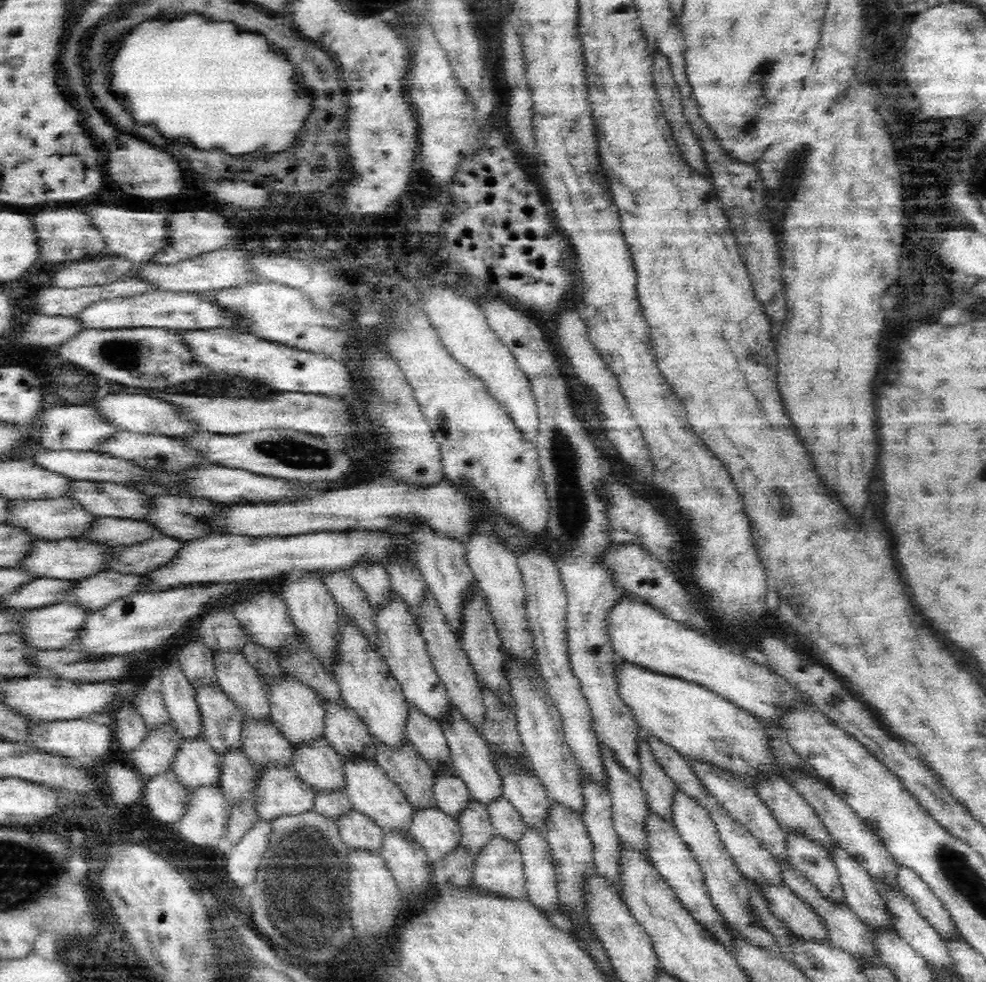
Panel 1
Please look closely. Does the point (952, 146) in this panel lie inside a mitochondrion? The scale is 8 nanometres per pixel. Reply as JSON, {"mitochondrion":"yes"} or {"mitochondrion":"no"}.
{"mitochondrion":"no"}

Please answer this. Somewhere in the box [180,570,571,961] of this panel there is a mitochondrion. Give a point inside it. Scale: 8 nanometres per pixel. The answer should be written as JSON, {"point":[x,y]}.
{"point":[307,856]}

